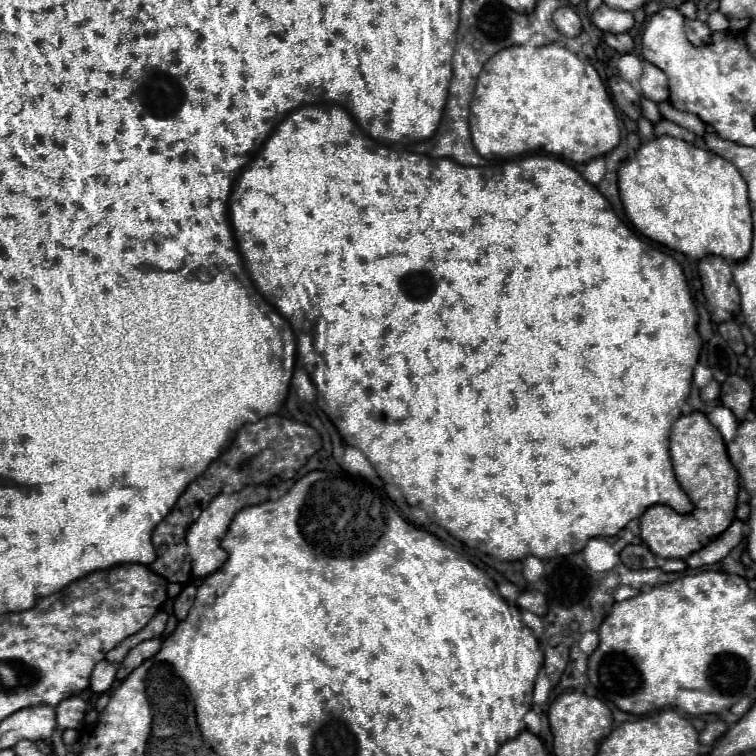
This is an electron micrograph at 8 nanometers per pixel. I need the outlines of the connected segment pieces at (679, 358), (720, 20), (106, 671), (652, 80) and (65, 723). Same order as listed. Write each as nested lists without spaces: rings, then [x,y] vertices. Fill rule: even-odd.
[[[308,105],[308,107],[300,107],[300,109],[296,109],[296,111],[292,111],[292,113],[290,113],[290,115],[288,115],[288,117],[286,117],[286,119],[284,119],[284,121],[282,121],[282,123],[280,123],[280,127],[278,127],[278,129],[276,129],[276,133],[274,133],[274,135],[272,135],[272,137],[270,137],[270,139],[268,139],[268,141],[266,141],[266,145],[264,145],[264,151],[262,151],[262,155],[260,155],[260,153],[258,153],[258,155],[256,155],[256,157],[254,157],[254,159],[252,159],[252,161],[254,161],[254,163],[250,163],[250,165],[248,165],[248,167],[246,167],[246,169],[244,169],[244,173],[242,173],[242,177],[240,177],[240,181],[238,181],[238,183],[236,183],[236,185],[234,185],[234,193],[231,193],[231,195],[230,195],[230,201],[228,201],[228,205],[230,205],[230,219],[232,219],[232,225],[234,225],[234,235],[236,235],[236,239],[238,239],[238,243],[240,243],[240,245],[238,245],[238,249],[240,249],[240,253],[242,253],[242,257],[244,257],[244,259],[246,259],[246,263],[248,263],[248,269],[250,269],[250,275],[252,275],[252,279],[254,279],[254,283],[256,283],[256,287],[258,287],[258,289],[260,289],[260,293],[262,293],[262,295],[264,295],[264,299],[266,299],[266,301],[268,301],[268,303],[272,303],[272,305],[274,305],[274,307],[276,307],[276,309],[278,309],[278,311],[280,311],[280,313],[282,313],[282,315],[284,315],[284,317],[286,317],[286,319],[288,319],[288,321],[290,321],[290,325],[292,325],[292,329],[294,329],[294,335],[296,335],[296,343],[297,343],[297,359],[298,359],[298,361],[300,361],[300,363],[302,363],[302,365],[303,365],[303,367],[304,367],[304,369],[306,369],[306,373],[308,373],[308,375],[310,375],[310,379],[312,379],[312,383],[314,383],[314,387],[316,387],[316,391],[317,391],[317,393],[318,393],[318,394],[317,394],[317,403],[318,403],[318,407],[320,407],[320,409],[322,409],[322,411],[324,411],[324,413],[325,413],[325,414],[326,414],[326,415],[327,415],[327,416],[328,416],[328,417],[329,417],[329,419],[330,419],[330,421],[332,421],[332,423],[334,423],[334,425],[336,425],[336,427],[338,427],[338,431],[339,431],[339,433],[340,433],[340,435],[341,435],[341,436],[342,436],[342,438],[343,438],[343,441],[344,441],[344,443],[345,443],[345,451],[344,451],[344,453],[346,453],[346,447],[358,447],[358,449],[360,449],[360,451],[362,451],[362,453],[364,453],[364,455],[366,455],[366,459],[368,459],[368,461],[370,461],[370,463],[372,463],[372,467],[374,467],[374,471],[376,471],[376,475],[374,475],[374,477],[372,477],[372,479],[366,479],[366,481],[368,481],[368,483],[370,483],[370,485],[374,485],[374,486],[376,486],[376,487],[378,487],[378,488],[381,488],[381,487],[382,487],[382,482],[383,482],[383,483],[384,483],[384,484],[387,484],[387,483],[392,483],[392,485],[398,485],[398,487],[400,487],[400,491],[402,491],[402,493],[404,493],[404,497],[405,497],[405,500],[406,500],[406,502],[407,502],[407,503],[408,503],[408,505],[412,505],[412,507],[422,507],[422,509],[424,509],[424,511],[426,511],[426,515],[428,515],[428,517],[430,517],[430,519],[432,519],[432,521],[433,521],[433,522],[434,522],[434,523],[436,523],[436,525],[439,525],[439,526],[440,526],[440,527],[442,527],[442,529],[446,529],[446,531],[448,531],[448,533],[450,533],[450,535],[452,535],[452,537],[455,537],[455,538],[456,538],[456,539],[457,539],[457,540],[458,540],[458,541],[460,541],[460,542],[462,542],[462,543],[463,543],[463,544],[466,544],[466,546],[467,546],[467,547],[470,547],[470,548],[475,548],[475,547],[478,547],[478,549],[480,549],[480,551],[482,551],[482,553],[484,553],[484,554],[488,554],[488,555],[490,555],[490,556],[492,556],[492,557],[498,557],[498,560],[500,560],[500,561],[520,561],[520,559],[524,559],[524,557],[528,557],[528,555],[534,555],[534,557],[538,557],[538,559],[550,559],[550,557],[556,557],[556,556],[560,556],[560,555],[562,555],[562,556],[566,556],[566,555],[569,555],[569,554],[571,554],[571,553],[576,553],[576,551],[582,551],[582,549],[584,549],[584,543],[588,543],[588,539],[592,539],[592,537],[614,537],[614,535],[618,535],[618,533],[620,533],[620,531],[622,531],[622,529],[624,529],[624,527],[626,527],[626,525],[628,525],[628,523],[630,523],[630,521],[632,521],[632,519],[638,519],[638,517],[640,517],[640,515],[644,515],[644,511],[646,511],[646,509],[648,509],[648,507],[652,507],[652,505],[656,505],[656,503],[660,503],[660,505],[668,505],[668,507],[672,507],[672,509],[674,509],[674,511],[678,511],[678,513],[690,513],[690,511],[692,511],[692,509],[694,509],[694,505],[692,505],[692,501],[690,501],[690,499],[688,499],[688,495],[686,495],[686,493],[684,493],[684,491],[682,491],[682,487],[680,487],[680,485],[678,485],[678,481],[676,481],[676,477],[674,477],[674,469],[672,469],[672,461],[670,461],[670,431],[672,431],[672,425],[674,425],[674,423],[676,423],[676,419],[678,419],[678,417],[680,417],[680,415],[682,415],[682,405],[684,405],[684,403],[686,403],[686,400],[687,400],[687,398],[688,398],[688,396],[689,396],[689,393],[690,393],[690,388],[691,388],[691,385],[692,385],[692,375],[693,375],[693,371],[694,371],[694,367],[696,367],[696,363],[698,363],[698,361],[699,361],[699,355],[700,355],[700,350],[701,350],[701,347],[702,347],[702,339],[701,339],[701,338],[700,338],[700,336],[699,336],[699,333],[698,333],[698,329],[697,329],[697,323],[698,323],[698,312],[697,312],[697,309],[696,309],[696,306],[695,306],[695,304],[694,304],[694,300],[693,300],[693,298],[692,298],[692,295],[691,295],[691,293],[690,293],[690,286],[689,286],[689,284],[688,284],[688,282],[687,282],[687,280],[686,280],[686,278],[685,278],[685,275],[684,275],[684,272],[683,272],[683,269],[682,269],[682,267],[681,267],[681,266],[680,266],[680,265],[678,265],[678,263],[676,263],[676,261],[674,261],[674,259],[672,259],[672,257],[671,257],[671,256],[670,256],[670,255],[667,255],[667,254],[666,254],[666,253],[664,253],[664,252],[662,252],[662,251],[660,251],[660,250],[659,250],[659,251],[658,251],[658,249],[656,249],[656,248],[654,248],[654,247],[652,247],[652,245],[648,245],[648,243],[644,243],[644,240],[642,240],[642,239],[639,239],[639,235],[634,235],[634,233],[632,233],[632,231],[630,231],[630,229],[629,229],[629,228],[628,228],[628,227],[626,227],[626,225],[624,225],[624,223],[622,223],[622,221],[620,221],[620,219],[618,219],[618,217],[616,217],[616,213],[614,213],[614,211],[612,211],[612,209],[610,209],[610,205],[608,205],[608,201],[606,201],[606,199],[604,199],[604,195],[602,195],[602,193],[600,193],[600,191],[598,191],[598,189],[596,189],[596,187],[594,187],[594,185],[592,185],[592,183],[588,183],[588,181],[586,181],[586,179],[584,179],[584,177],[582,177],[582,175],[580,175],[580,173],[578,173],[578,171],[577,171],[577,170],[575,170],[575,169],[574,169],[574,168],[573,168],[573,167],[572,167],[572,166],[571,166],[571,165],[569,165],[569,164],[567,164],[567,163],[566,163],[566,162],[565,162],[565,161],[563,161],[563,160],[562,160],[562,159],[559,159],[559,158],[557,158],[557,157],[555,157],[555,156],[551,156],[551,155],[548,155],[548,154],[542,154],[542,153],[533,153],[533,154],[529,154],[529,155],[528,155],[528,156],[523,156],[523,157],[521,157],[521,158],[520,158],[520,159],[514,159],[514,160],[509,160],[509,161],[506,161],[506,162],[505,162],[505,163],[504,163],[504,165],[496,165],[496,167],[464,167],[464,165],[460,165],[460,163],[456,163],[456,161],[452,161],[452,159],[446,159],[446,157],[444,157],[444,159],[432,159],[432,157],[426,157],[426,155],[418,155],[418,153],[410,153],[410,151],[396,151],[396,149],[390,149],[390,147],[388,147],[388,145],[382,145],[382,143],[378,143],[378,141],[374,141],[374,139],[370,139],[370,137],[368,137],[368,135],[366,135],[366,133],[364,133],[364,131],[362,131],[362,129],[360,129],[360,127],[358,127],[358,123],[356,123],[356,121],[354,121],[354,119],[352,119],[352,115],[350,115],[350,113],[348,113],[348,111],[344,111],[344,109],[342,109],[342,107],[340,107],[340,105],[326,105],[326,107],[318,107],[318,105]],[[308,335],[312,335],[312,337],[314,337],[314,335],[316,335],[316,341],[322,341],[322,343],[308,343]]]
[[[714,11],[714,13],[710,13],[710,17],[708,17],[708,27],[710,27],[714,33],[726,33],[726,31],[730,29],[730,23],[728,23],[728,19],[726,19],[720,11]]]
[[[100,661],[90,677],[90,689],[94,693],[104,693],[110,689],[110,685],[114,683],[114,675],[116,675],[116,667],[108,661]]]
[[[642,61],[642,77],[640,77],[640,89],[642,95],[654,103],[662,103],[668,101],[668,81],[666,75],[652,63]]]
[[[79,696],[68,697],[56,705],[56,731],[78,729],[84,721],[89,705]]]

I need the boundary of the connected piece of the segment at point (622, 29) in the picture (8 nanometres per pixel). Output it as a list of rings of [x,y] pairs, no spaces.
[[[602,5],[594,15],[594,25],[604,31],[604,33],[626,33],[632,29],[635,24],[632,13],[628,11],[616,11],[616,9],[610,9],[606,5]]]

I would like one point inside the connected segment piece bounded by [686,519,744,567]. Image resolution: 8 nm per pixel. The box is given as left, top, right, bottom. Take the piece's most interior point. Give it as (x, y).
(719, 548)

